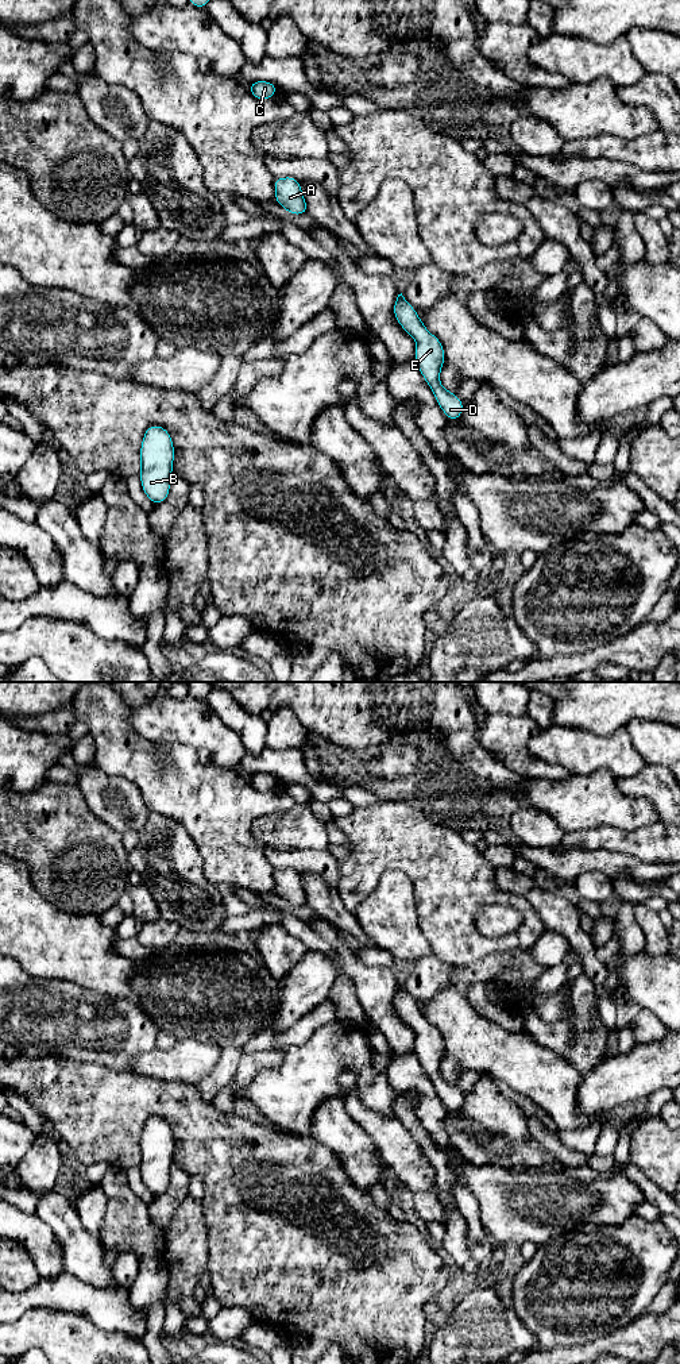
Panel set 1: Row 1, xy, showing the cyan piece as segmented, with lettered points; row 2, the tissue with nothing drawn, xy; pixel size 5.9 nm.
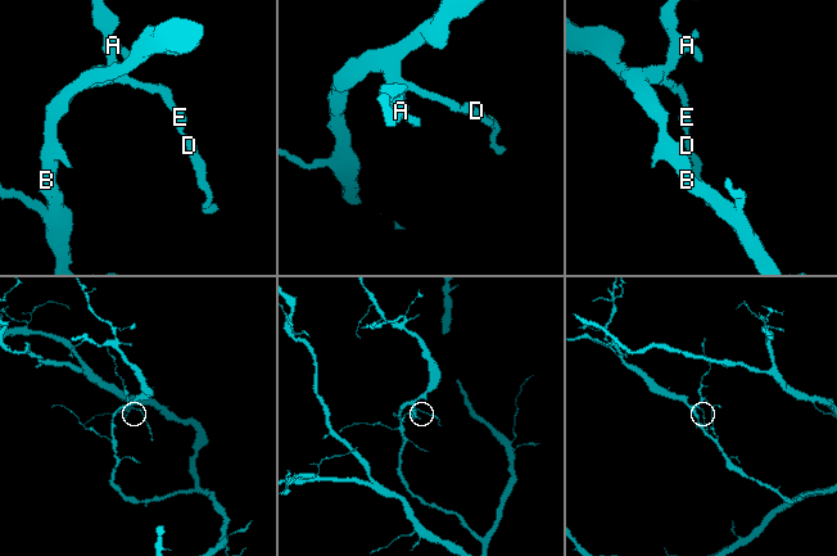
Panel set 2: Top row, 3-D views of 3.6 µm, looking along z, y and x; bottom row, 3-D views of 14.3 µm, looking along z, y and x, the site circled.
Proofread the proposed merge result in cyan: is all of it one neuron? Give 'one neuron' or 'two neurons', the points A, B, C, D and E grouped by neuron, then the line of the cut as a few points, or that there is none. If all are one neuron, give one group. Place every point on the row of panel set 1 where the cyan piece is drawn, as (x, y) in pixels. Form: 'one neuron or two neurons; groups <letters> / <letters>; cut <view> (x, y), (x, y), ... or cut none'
one neuron; groups A B C D E; cut none

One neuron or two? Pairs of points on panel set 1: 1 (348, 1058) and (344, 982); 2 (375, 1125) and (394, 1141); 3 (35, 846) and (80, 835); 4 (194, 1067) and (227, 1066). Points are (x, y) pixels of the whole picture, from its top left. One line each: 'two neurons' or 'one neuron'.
1: two neurons
2: one neuron
3: one neuron
4: two neurons

